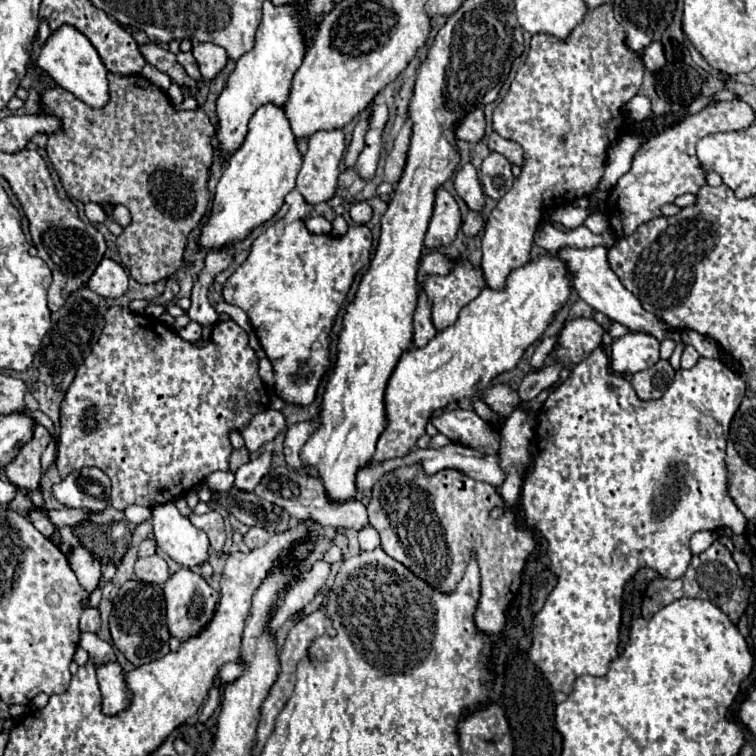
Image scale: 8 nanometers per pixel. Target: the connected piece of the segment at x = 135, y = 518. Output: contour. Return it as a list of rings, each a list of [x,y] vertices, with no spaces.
[[[136,504],[128,506],[128,508],[124,510],[124,514],[126,514],[126,520],[132,522],[132,524],[142,524],[142,522],[146,522],[148,518],[152,518],[152,510],[150,510],[150,508],[136,506]]]

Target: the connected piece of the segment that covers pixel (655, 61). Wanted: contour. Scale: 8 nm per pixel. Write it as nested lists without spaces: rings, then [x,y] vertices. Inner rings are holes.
[[[652,42],[650,46],[644,48],[642,52],[642,60],[644,60],[644,66],[650,70],[650,72],[656,72],[664,66],[664,50],[662,50],[662,44],[660,42]]]

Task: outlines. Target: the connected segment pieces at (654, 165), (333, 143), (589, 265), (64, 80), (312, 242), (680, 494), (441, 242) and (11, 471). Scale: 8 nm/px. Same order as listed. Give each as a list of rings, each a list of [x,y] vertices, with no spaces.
[[[732,100],[732,102],[716,102],[712,106],[706,106],[702,112],[684,118],[680,124],[672,126],[670,130],[660,132],[658,136],[652,136],[646,144],[640,146],[640,150],[634,154],[632,168],[626,172],[614,186],[606,214],[610,218],[612,228],[618,236],[632,234],[640,224],[660,216],[660,206],[674,202],[676,196],[682,194],[696,194],[704,180],[704,172],[700,170],[700,162],[696,158],[696,142],[708,134],[716,132],[730,132],[730,130],[742,130],[748,128],[754,122],[754,110],[744,100]]]
[[[320,130],[310,136],[308,152],[296,180],[296,190],[308,204],[320,204],[334,196],[344,148],[342,130]]]
[[[596,246],[596,248],[590,248],[590,250],[578,250],[578,248],[560,248],[558,250],[560,258],[568,264],[568,270],[572,272],[572,286],[576,288],[578,296],[586,304],[590,304],[594,310],[598,310],[604,316],[608,316],[610,320],[624,324],[630,332],[650,334],[658,342],[662,342],[666,338],[670,338],[674,342],[680,342],[680,332],[676,328],[668,328],[668,324],[664,324],[664,320],[660,320],[658,316],[652,316],[650,312],[646,312],[642,308],[640,300],[636,300],[636,296],[622,286],[622,282],[618,280],[618,276],[608,266],[606,252],[608,250],[602,248],[602,246]]]
[[[62,26],[60,30],[56,30],[48,38],[48,42],[42,48],[34,66],[46,70],[58,86],[72,92],[78,100],[86,102],[88,106],[104,108],[104,104],[108,104],[108,96],[110,96],[108,94],[108,70],[104,68],[96,48],[90,44],[90,40],[76,28]]]
[[[278,220],[274,226],[270,226],[252,242],[248,258],[236,268],[236,272],[224,284],[222,290],[224,300],[228,304],[242,308],[248,314],[254,332],[268,360],[274,366],[276,394],[282,400],[300,406],[314,402],[316,390],[330,364],[328,346],[330,346],[330,330],[334,318],[354,282],[354,276],[362,270],[364,264],[368,264],[370,248],[372,248],[372,234],[366,226],[350,226],[342,238],[336,238],[330,234],[322,236],[310,234],[302,220],[290,224]]]
[[[596,348],[588,354],[586,360],[574,366],[572,374],[562,382],[562,386],[548,396],[544,402],[540,414],[538,414],[538,456],[534,460],[534,468],[530,468],[528,476],[524,476],[522,486],[522,500],[520,510],[524,516],[524,522],[528,528],[540,532],[548,540],[548,556],[552,560],[552,572],[558,576],[558,584],[550,592],[548,600],[544,602],[542,610],[534,616],[534,628],[532,628],[532,648],[530,648],[530,660],[542,670],[546,680],[552,684],[556,692],[572,692],[572,684],[580,676],[604,676],[608,672],[608,664],[616,660],[618,646],[620,646],[620,610],[622,610],[622,590],[624,582],[628,582],[642,566],[654,568],[664,578],[680,578],[684,576],[692,552],[690,552],[690,538],[700,530],[718,530],[718,528],[732,528],[734,534],[744,534],[746,518],[744,514],[734,506],[732,498],[726,490],[726,466],[724,466],[724,450],[726,450],[726,436],[732,422],[732,416],[736,414],[736,408],[740,408],[740,400],[746,396],[746,382],[740,374],[730,370],[722,360],[714,358],[700,358],[698,364],[690,370],[678,370],[672,386],[664,392],[658,400],[640,400],[630,384],[628,378],[612,372],[608,354],[604,348]]]
[[[442,188],[436,190],[434,214],[430,218],[430,226],[426,232],[424,246],[428,250],[442,250],[454,242],[456,232],[460,230],[460,210],[456,200]]]
[[[36,426],[32,430],[32,440],[20,448],[14,460],[4,466],[4,472],[10,482],[18,488],[38,490],[40,488],[40,454],[44,452],[46,444],[50,442],[50,434],[46,428]]]

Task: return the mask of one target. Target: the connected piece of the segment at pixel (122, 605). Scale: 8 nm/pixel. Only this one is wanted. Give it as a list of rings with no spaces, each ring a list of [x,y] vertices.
[[[142,580],[124,582],[112,604],[114,608],[108,624],[112,642],[136,668],[150,664],[152,660],[160,660],[160,656],[168,654],[170,634],[166,628],[166,604],[158,584],[148,584]]]

